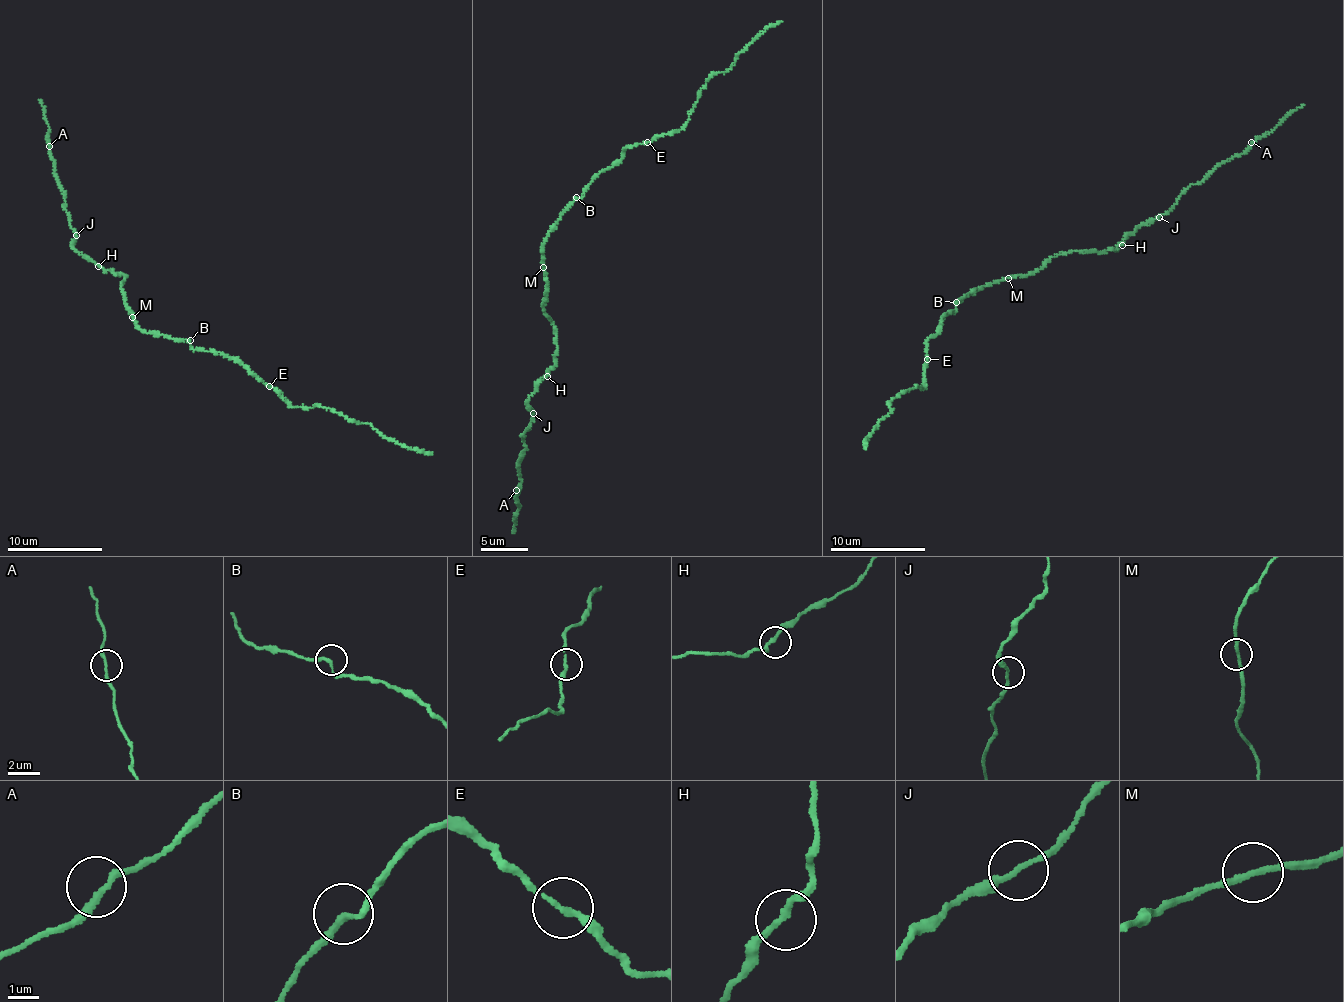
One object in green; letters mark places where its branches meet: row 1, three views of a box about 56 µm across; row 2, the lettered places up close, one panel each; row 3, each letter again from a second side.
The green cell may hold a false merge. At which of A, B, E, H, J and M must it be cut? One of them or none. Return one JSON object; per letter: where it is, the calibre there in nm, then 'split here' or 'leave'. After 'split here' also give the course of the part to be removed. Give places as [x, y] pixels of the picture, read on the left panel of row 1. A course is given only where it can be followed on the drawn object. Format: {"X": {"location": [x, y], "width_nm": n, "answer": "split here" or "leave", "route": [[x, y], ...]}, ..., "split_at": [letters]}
{"A": {"location": [49, 146], "width_nm": 190, "answer": "leave"}, "B": {"location": [190, 340], "width_nm": 190, "answer": "leave"}, "E": {"location": [269, 386], "width_nm": 180, "answer": "split here", "route": [[269, 385], [298, 407], [329, 408], [359, 424], [365, 423], [388, 438], [432, 454]]}, "H": {"location": [98, 266], "width_nm": 190, "answer": "leave"}, "J": {"location": [76, 235], "width_nm": 180, "answer": "leave"}, "M": {"location": [132, 317], "width_nm": 190, "answer": "leave"}, "split_at": ["E"]}

